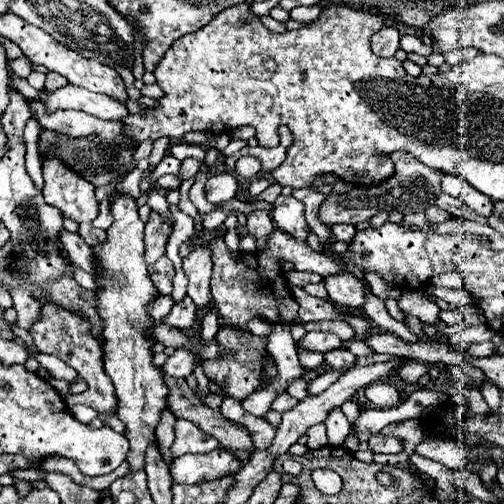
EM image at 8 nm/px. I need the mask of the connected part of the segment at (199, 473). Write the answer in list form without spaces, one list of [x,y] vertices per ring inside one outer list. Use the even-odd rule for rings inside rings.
[[[216,449],[204,455],[192,455],[186,453],[182,457],[176,457],[170,467],[172,481],[176,483],[200,483],[200,481],[212,481],[220,479],[226,475],[236,475],[242,467],[242,461],[226,451],[226,449]]]

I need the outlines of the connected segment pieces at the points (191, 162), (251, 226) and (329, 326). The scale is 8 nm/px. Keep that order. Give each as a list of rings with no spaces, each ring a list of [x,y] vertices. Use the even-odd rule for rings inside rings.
[[[195,158],[184,159],[180,168],[180,176],[183,178],[183,180],[187,180],[194,177],[198,172],[200,163],[201,161]]]
[[[254,211],[254,213],[248,215],[246,229],[248,229],[248,233],[252,233],[252,235],[258,237],[258,247],[264,247],[268,235],[274,229],[274,223],[272,223],[268,211]]]
[[[318,321],[318,323],[304,323],[306,331],[328,331],[338,335],[344,343],[348,343],[354,337],[354,329],[346,321]]]

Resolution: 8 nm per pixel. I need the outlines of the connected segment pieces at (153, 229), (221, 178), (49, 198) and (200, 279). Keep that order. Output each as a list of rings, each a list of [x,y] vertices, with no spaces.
[[[150,211],[150,219],[146,223],[146,237],[144,237],[148,265],[156,263],[164,255],[170,233],[172,233],[172,223],[162,219],[158,211]]]
[[[222,173],[222,175],[212,175],[206,183],[206,199],[210,203],[222,203],[228,201],[236,195],[238,183],[232,173]]]
[[[52,149],[46,151],[44,163],[44,201],[58,207],[64,217],[74,221],[92,221],[98,215],[94,185],[72,171]]]
[[[194,247],[188,257],[182,259],[182,269],[188,277],[188,297],[196,303],[198,309],[210,309],[210,273],[212,259],[210,251],[204,247]]]

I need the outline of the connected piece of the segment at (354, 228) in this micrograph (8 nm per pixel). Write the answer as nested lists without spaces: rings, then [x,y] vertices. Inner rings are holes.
[[[366,221],[366,223],[358,223],[358,225],[332,225],[330,227],[330,231],[332,231],[332,235],[338,239],[338,241],[350,241],[358,231],[362,231],[362,229],[368,229],[370,227],[370,223]]]

